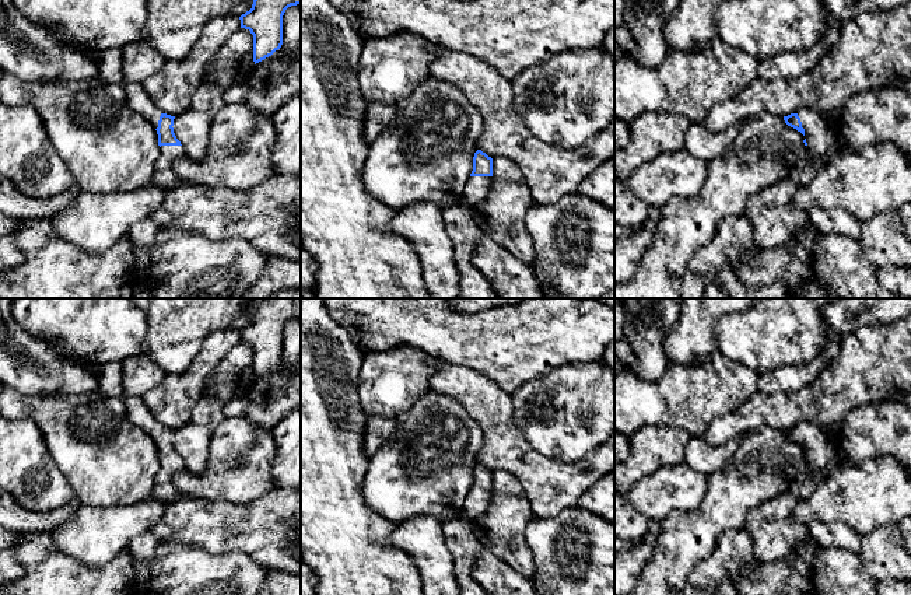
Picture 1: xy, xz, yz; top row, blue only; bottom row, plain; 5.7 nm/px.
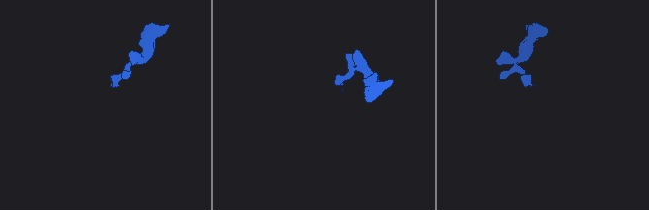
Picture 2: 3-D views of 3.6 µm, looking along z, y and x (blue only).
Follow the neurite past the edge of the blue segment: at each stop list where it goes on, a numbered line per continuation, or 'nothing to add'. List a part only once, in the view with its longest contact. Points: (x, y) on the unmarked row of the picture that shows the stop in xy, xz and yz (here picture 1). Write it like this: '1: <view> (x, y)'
1: yz (820, 451)

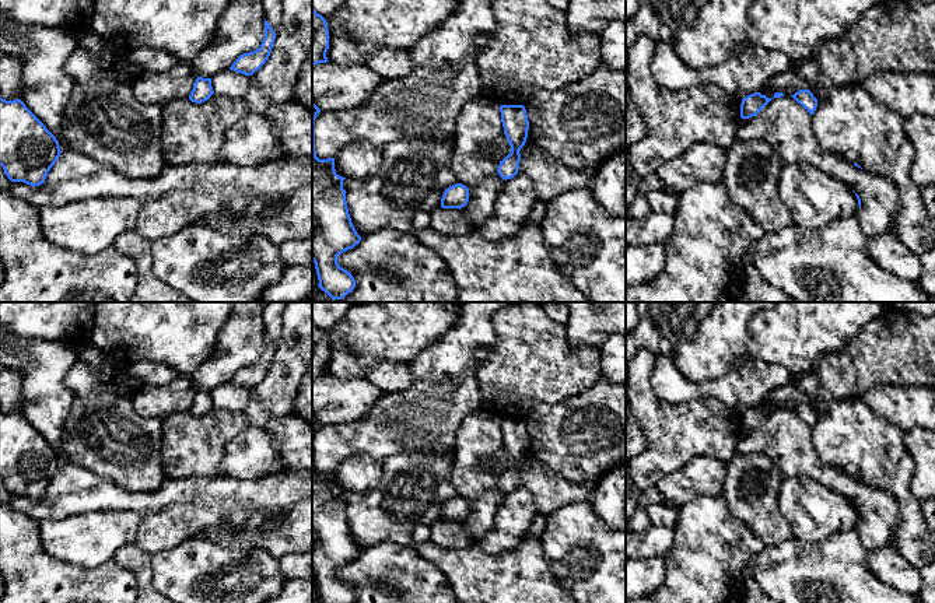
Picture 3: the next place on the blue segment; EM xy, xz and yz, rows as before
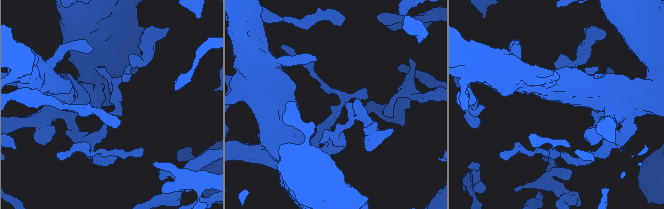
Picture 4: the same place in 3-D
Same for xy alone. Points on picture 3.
nothing to add

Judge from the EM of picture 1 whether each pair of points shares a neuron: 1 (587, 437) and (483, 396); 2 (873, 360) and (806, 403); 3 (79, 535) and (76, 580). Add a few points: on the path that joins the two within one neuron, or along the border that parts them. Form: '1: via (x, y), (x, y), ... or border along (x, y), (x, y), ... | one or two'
1: border along (510, 394), (512, 420), (525, 438) | two
2: via (857, 377), (840, 387), (823, 402) | one
3: border along (52, 538), (87, 566), (101, 567), (111, 559) | two

